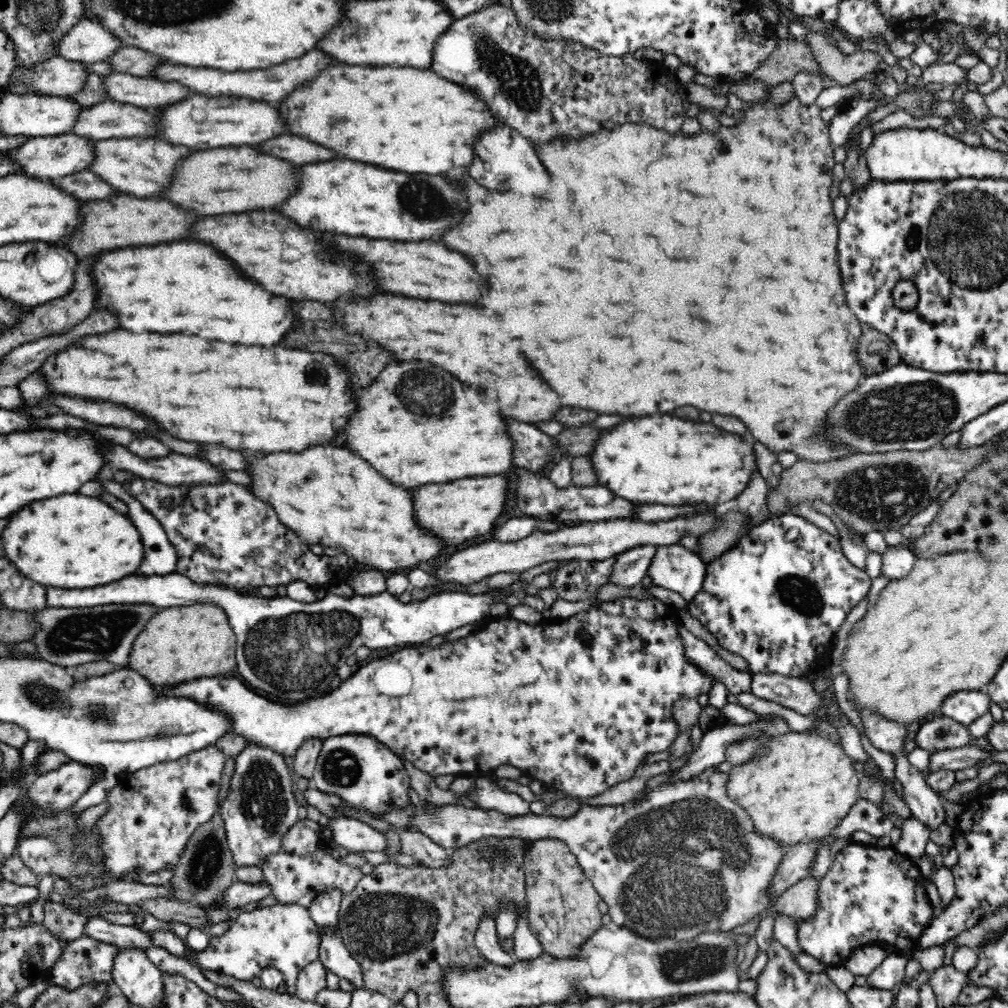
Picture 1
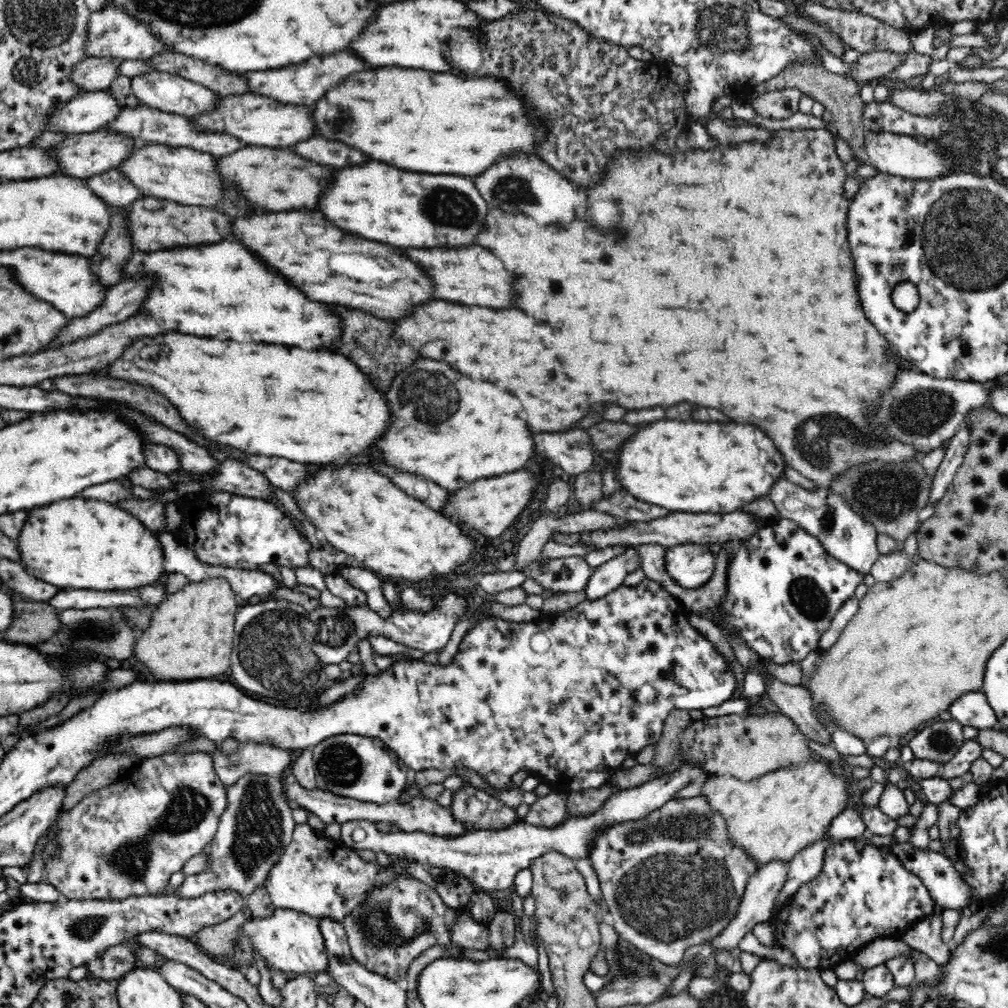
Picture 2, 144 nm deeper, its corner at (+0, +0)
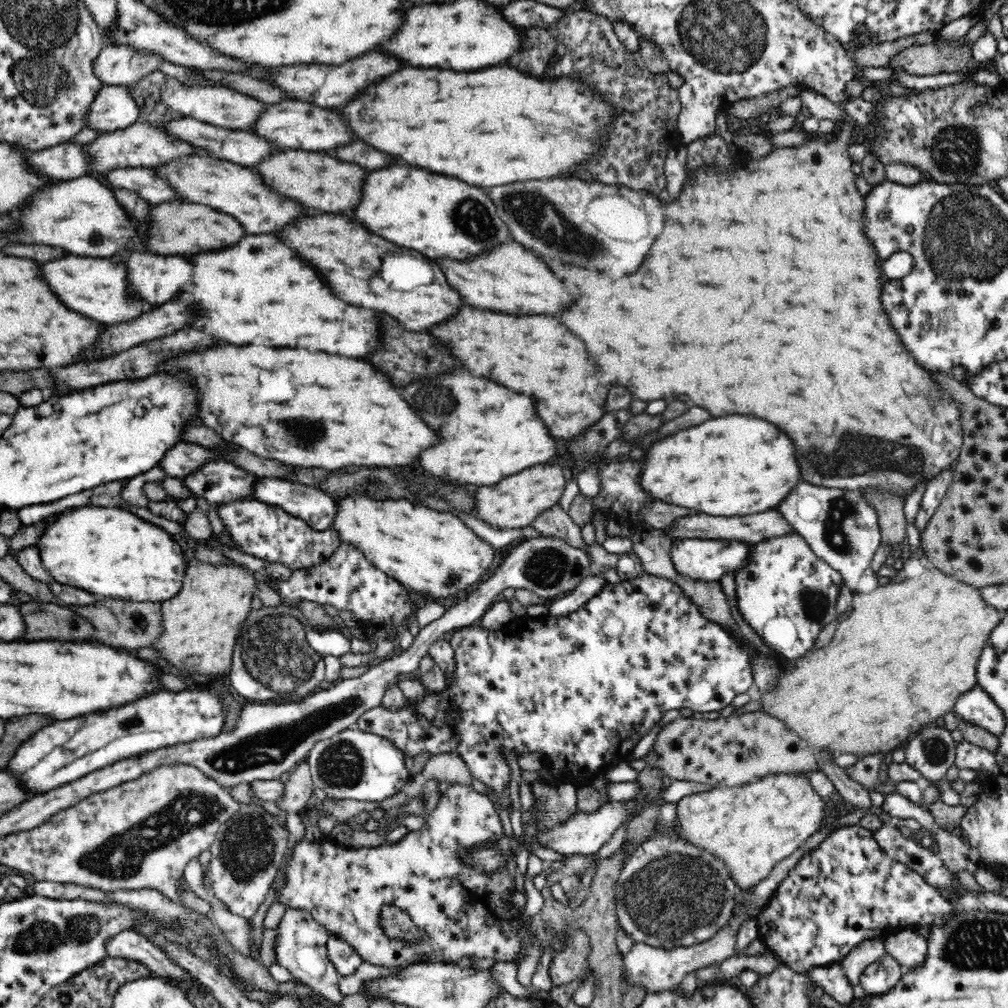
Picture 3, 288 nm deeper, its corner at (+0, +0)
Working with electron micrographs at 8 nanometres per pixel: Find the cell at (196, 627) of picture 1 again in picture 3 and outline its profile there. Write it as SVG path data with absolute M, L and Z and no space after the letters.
M176 536L176 540L180 542L186 560L188 560L188 568L186 568L186 576L184 576L184 588L178 596L164 600L162 602L162 636L156 640L156 648L162 650L162 654L178 668L186 668L190 672L200 672L200 674L218 674L226 670L226 664L232 664L232 652L234 652L234 644L238 640L240 628L246 622L250 610L252 608L252 600L258 594L258 582L254 578L254 574L244 568L244 566L234 566L230 564L208 564L208 562L200 562L196 558L196 554L188 548L188 544Z

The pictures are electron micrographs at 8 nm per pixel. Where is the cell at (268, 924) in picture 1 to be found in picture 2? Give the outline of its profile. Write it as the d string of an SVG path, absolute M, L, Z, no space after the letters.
M276 908L266 916L250 916L242 926L240 938L232 950L232 954L222 954L226 966L236 972L246 972L246 968L262 962L266 968L280 970L284 974L324 974L328 962L328 950L324 936L318 926L318 918L296 912L292 908Z

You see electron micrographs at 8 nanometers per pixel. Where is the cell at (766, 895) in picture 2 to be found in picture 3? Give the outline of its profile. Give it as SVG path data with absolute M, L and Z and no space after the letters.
M738 908L736 910L736 916L730 920L730 924L726 924L712 940L704 942L704 944L698 944L698 946L686 946L686 948L654 948L654 946L648 946L644 942L636 942L632 946L632 950L624 956L624 972L630 974L630 988L640 984L642 988L646 988L646 992L658 992L658 990L668 990L668 988L674 988L678 986L686 974L690 974L692 970L702 970L710 964L722 964L728 956L734 956L736 954L736 930L738 926L742 924L742 920L746 918L752 918L746 914L744 908Z

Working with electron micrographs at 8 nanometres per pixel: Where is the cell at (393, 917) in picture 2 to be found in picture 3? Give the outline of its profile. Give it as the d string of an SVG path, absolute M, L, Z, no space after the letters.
M388 904L380 912L380 924L382 924L382 930L386 932L386 936L392 940L404 940L404 942L416 944L426 938L426 932L420 932L404 910L388 906Z

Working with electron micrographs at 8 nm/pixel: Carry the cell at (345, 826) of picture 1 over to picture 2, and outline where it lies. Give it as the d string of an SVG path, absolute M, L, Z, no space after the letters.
M692 758L684 760L676 772L670 772L670 774L656 778L656 780L648 780L638 788L622 790L616 796L608 798L606 804L596 814L592 814L588 818L568 818L562 826L552 828L552 830L528 824L524 820L522 824L514 824L510 828L506 826L502 830L474 830L474 832L460 836L460 838L440 838L440 836L428 836L424 832L382 834L374 822L352 820L352 822L342 824L340 844L346 846L348 850L354 850L354 852L356 850L384 852L388 856L396 856L400 860L414 862L414 866L422 864L422 866L436 866L436 868L444 868L444 870L452 870L452 872L462 872L462 876L472 880L472 884L476 888L480 888L484 892L500 892L500 890L508 890L516 880L516 874L522 870L528 870L528 866L534 858L538 858L550 850L558 850L558 852L570 856L572 860L586 860L590 844L600 828L604 828L612 822L644 818L652 810L670 802L678 794L678 790L686 788L692 782L700 782L704 776L706 774L704 774L704 768L700 766L700 762L694 762Z

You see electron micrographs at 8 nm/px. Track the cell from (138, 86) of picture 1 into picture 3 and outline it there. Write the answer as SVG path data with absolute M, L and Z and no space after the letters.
M168 80L162 88L162 100L166 100L168 108L184 114L186 118L194 118L212 126L220 126L226 130L244 130L250 132L254 122L264 116L268 108L262 100L246 96L234 88L212 88L212 86L180 86L176 80Z

